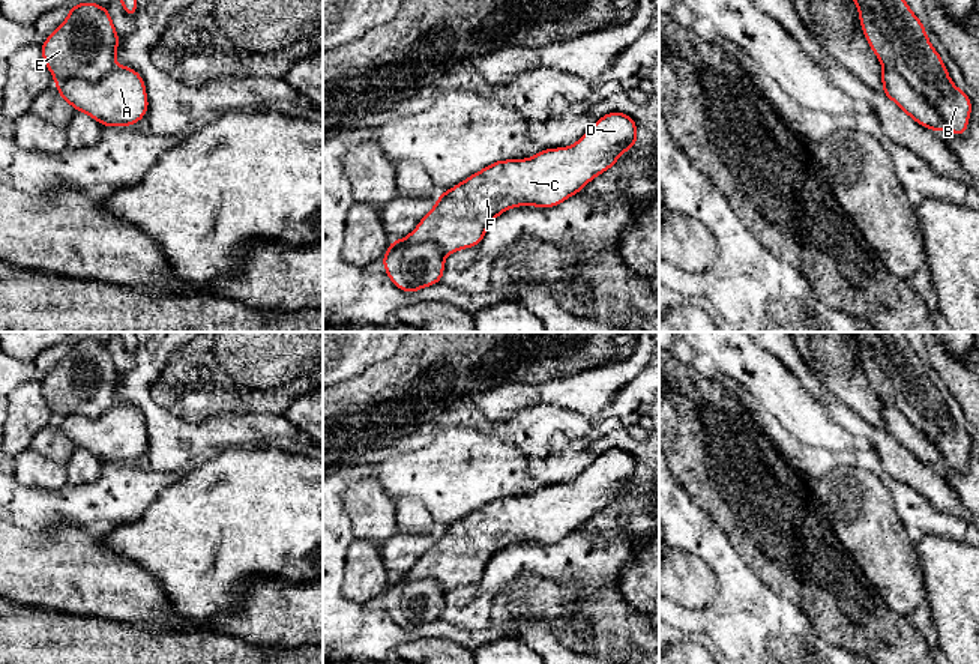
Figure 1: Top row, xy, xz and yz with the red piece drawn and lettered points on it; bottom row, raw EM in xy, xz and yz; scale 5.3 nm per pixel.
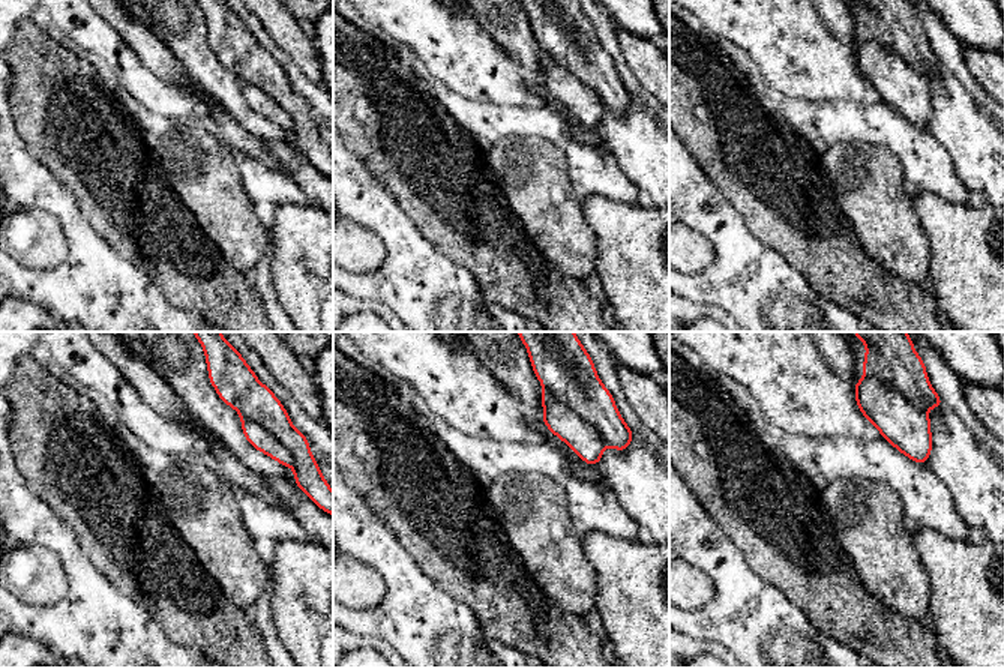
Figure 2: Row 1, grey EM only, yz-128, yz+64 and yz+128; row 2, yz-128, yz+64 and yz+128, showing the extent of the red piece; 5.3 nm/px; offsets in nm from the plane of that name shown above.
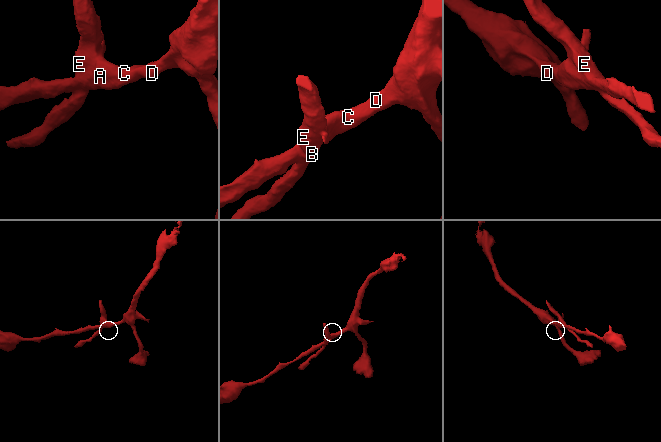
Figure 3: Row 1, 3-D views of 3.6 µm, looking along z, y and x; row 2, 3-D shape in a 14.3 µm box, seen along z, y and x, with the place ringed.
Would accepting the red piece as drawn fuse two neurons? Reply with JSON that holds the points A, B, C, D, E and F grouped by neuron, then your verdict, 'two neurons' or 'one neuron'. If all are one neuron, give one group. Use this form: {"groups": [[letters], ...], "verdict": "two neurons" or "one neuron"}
{"groups": [["A", "C", "D", "F"], ["B", "E"]], "verdict": "two neurons"}

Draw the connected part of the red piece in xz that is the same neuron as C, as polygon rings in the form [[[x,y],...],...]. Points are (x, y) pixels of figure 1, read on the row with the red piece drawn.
[[[619,111],[608,113],[572,146],[545,149],[527,159],[496,161],[440,194],[435,206],[401,242],[429,240],[444,255],[473,248],[505,210],[554,207],[581,192],[637,144],[635,120]]]

